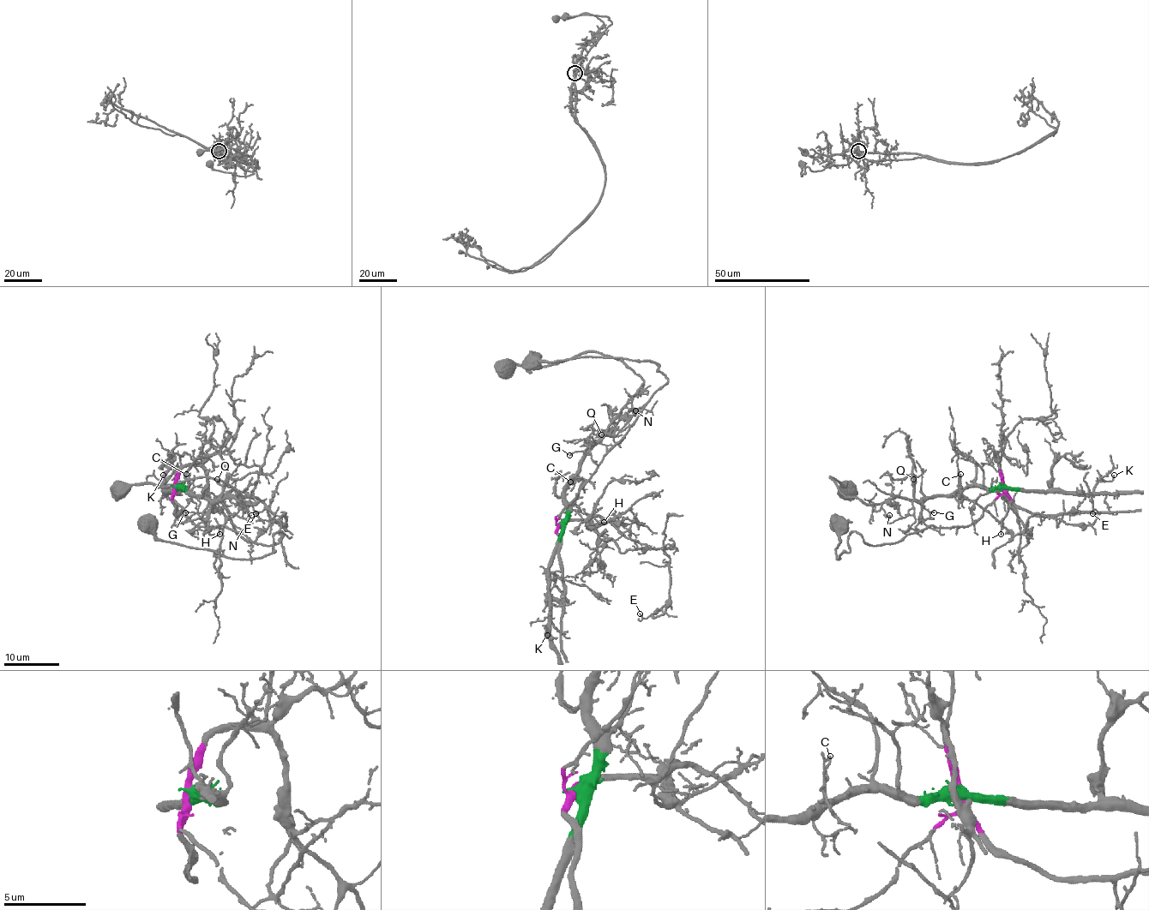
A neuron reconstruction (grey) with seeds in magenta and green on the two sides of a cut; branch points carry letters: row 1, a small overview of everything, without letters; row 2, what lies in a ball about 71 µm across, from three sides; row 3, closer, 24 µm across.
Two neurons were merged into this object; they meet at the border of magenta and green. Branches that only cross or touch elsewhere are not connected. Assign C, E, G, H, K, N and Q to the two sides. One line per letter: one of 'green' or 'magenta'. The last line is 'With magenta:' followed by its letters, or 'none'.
C: green
E: magenta
G: green
H: magenta
K: green
N: green
Q: green
With magenta: E, H

